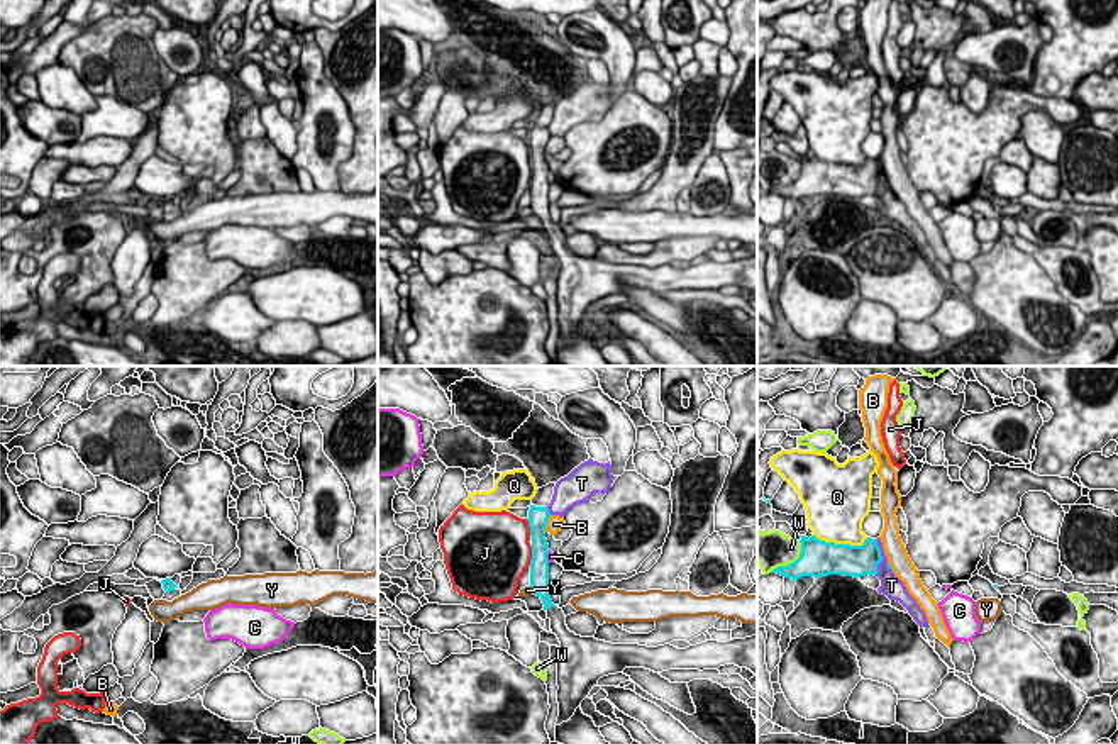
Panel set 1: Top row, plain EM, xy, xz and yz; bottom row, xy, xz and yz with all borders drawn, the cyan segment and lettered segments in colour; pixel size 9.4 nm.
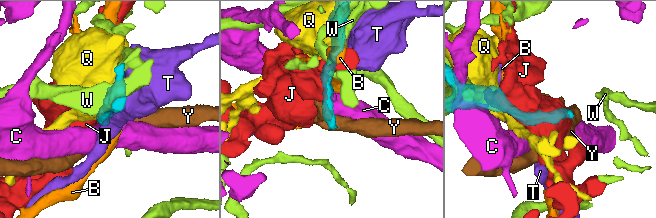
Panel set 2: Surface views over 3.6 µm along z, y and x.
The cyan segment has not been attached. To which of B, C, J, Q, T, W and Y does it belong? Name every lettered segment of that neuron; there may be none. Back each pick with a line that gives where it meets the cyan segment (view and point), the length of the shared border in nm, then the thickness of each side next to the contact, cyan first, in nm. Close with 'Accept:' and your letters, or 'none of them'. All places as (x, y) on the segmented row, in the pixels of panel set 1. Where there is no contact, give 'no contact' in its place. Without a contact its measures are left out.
Accept: none of them

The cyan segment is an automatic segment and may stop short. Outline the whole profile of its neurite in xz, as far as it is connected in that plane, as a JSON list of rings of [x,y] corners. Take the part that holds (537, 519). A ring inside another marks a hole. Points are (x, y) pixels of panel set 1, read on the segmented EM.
[[[530,505],[527,520],[532,537],[530,588],[542,600],[551,630],[561,642],[557,656],[559,717],[556,725],[571,720],[600,678],[623,673],[625,668],[662,673],[669,669],[718,669],[725,664],[735,664],[757,676],[757,636],[728,642],[706,641],[678,649],[671,644],[657,647],[612,644],[571,632],[562,608],[554,605],[549,595],[549,544],[545,539],[549,517],[547,507]]]

